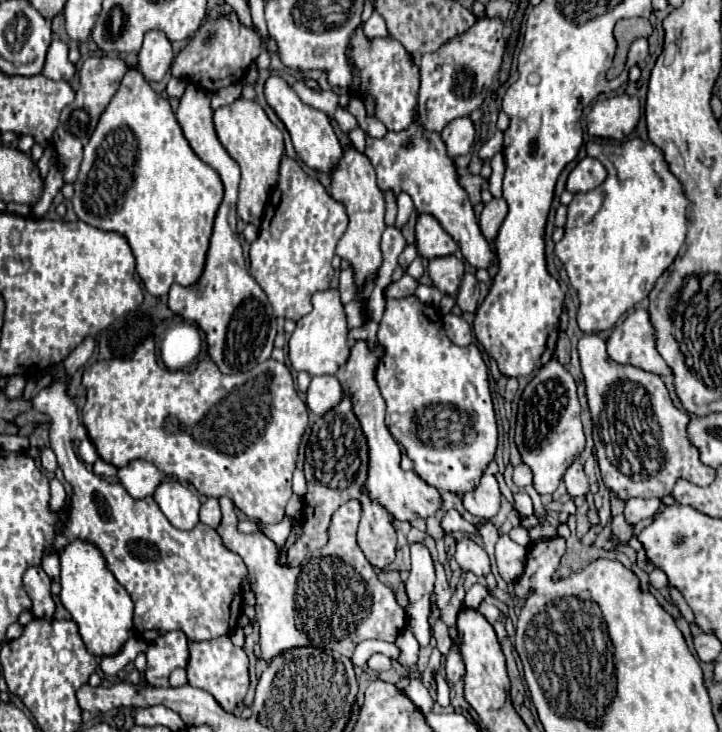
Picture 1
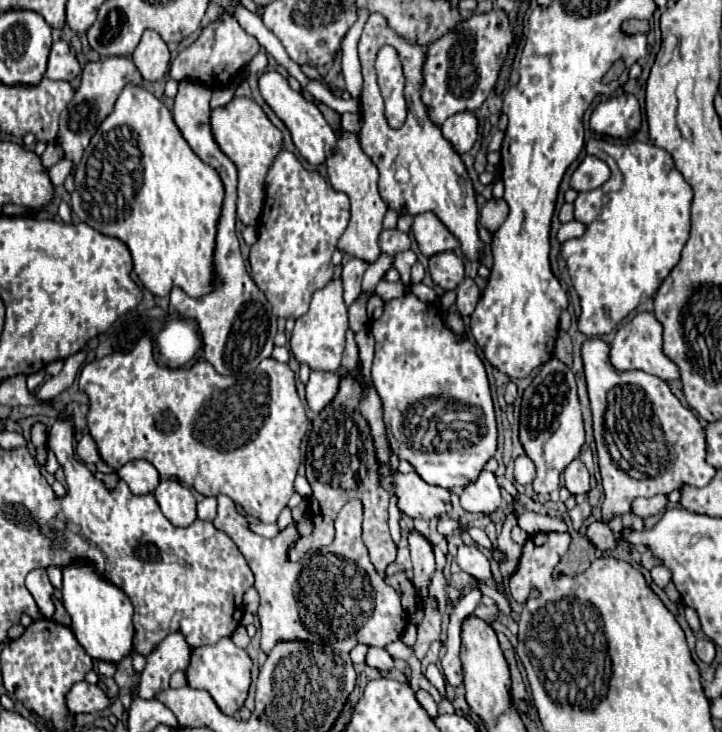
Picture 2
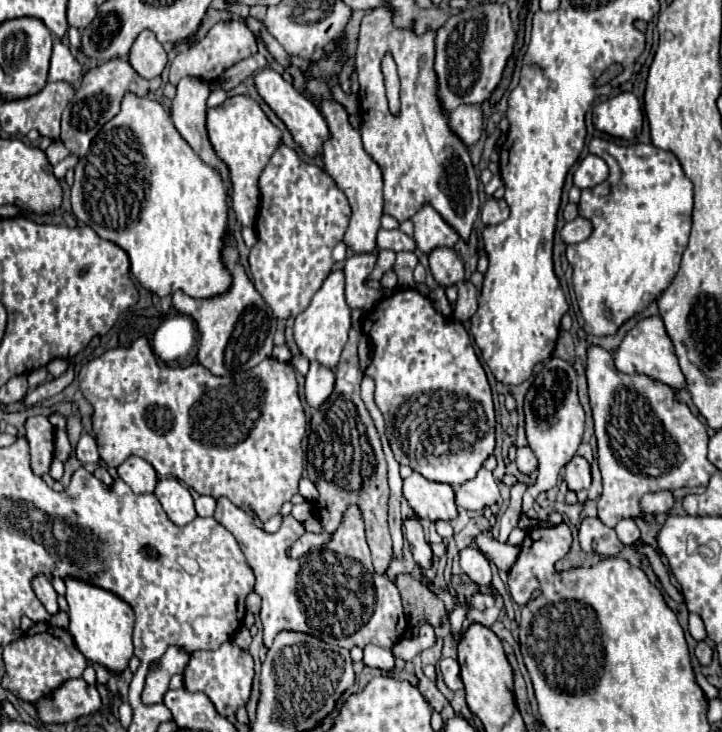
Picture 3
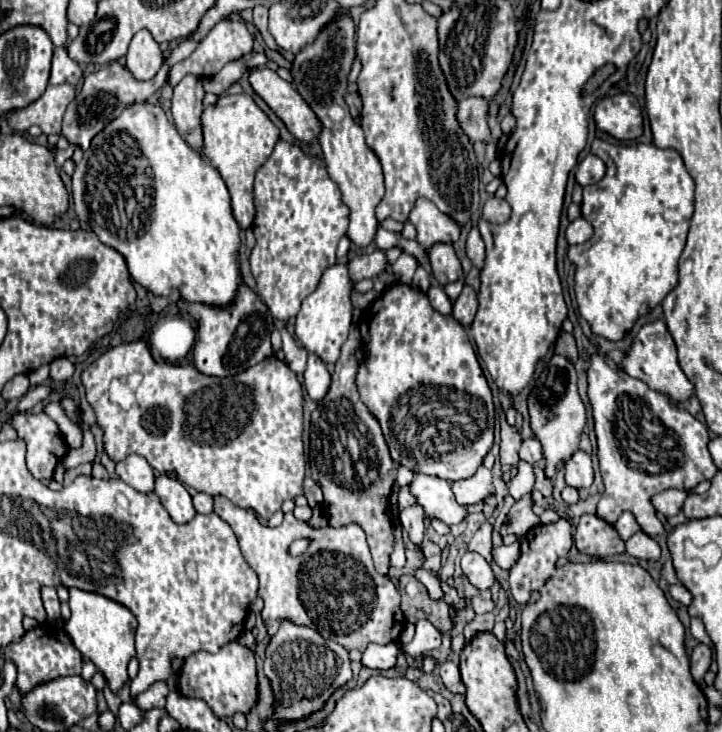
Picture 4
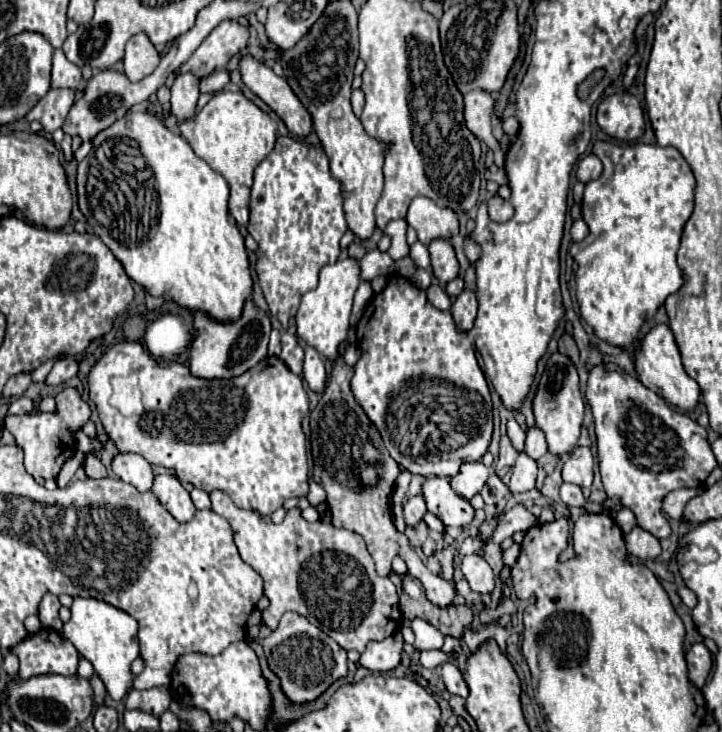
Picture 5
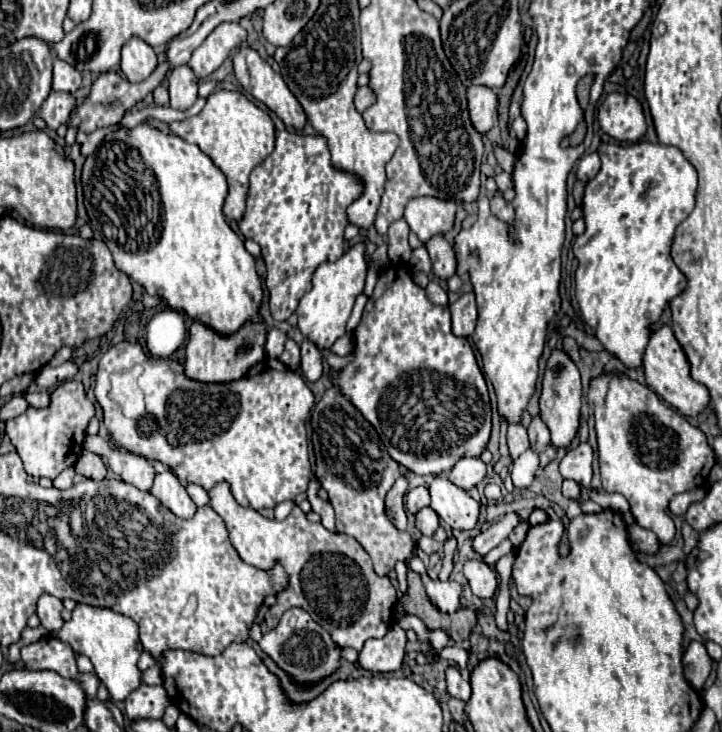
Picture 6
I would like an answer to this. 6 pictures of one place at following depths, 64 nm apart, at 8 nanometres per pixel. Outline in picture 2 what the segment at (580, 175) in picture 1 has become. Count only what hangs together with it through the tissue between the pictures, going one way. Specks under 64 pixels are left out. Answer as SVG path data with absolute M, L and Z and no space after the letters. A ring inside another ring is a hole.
M586 156L580 162L580 166L574 170L572 180L570 180L570 188L576 192L588 192L588 190L602 186L608 178L610 178L608 166L594 156Z

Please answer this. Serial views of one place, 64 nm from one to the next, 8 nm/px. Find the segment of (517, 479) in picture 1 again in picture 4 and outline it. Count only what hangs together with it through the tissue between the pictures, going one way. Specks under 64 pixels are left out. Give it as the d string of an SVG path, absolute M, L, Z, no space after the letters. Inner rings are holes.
M532 436L522 442L522 448L518 454L520 454L520 460L528 464L536 464L542 458L542 446L538 446L538 442L534 442L534 436Z

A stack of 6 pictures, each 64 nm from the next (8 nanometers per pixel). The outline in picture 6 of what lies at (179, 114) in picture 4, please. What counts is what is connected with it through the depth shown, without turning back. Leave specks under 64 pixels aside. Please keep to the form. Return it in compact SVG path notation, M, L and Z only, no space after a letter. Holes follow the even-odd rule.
M178 66L168 76L170 106L174 110L188 110L198 98L198 78L188 66Z

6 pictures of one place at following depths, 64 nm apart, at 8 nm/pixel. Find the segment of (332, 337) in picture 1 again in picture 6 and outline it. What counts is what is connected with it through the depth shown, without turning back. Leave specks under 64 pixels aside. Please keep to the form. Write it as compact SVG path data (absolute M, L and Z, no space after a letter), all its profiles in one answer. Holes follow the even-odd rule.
M356 244L336 262L324 262L322 266L318 266L312 278L312 290L302 296L300 306L296 310L298 330L302 332L302 336L316 344L320 350L330 350L332 344L346 334L346 322L350 318L356 296L364 290L364 280L364 244Z

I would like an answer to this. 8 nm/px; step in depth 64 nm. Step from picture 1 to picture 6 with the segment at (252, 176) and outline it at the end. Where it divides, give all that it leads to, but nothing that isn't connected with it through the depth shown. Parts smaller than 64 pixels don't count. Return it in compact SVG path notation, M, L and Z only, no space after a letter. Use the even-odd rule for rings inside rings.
M216 90L208 96L208 102L198 116L170 124L170 130L180 138L200 146L200 150L208 158L212 158L214 166L224 172L228 180L224 214L236 222L242 220L246 208L250 172L274 150L276 128L272 118L266 112L262 112L254 102L250 102L242 92Z

